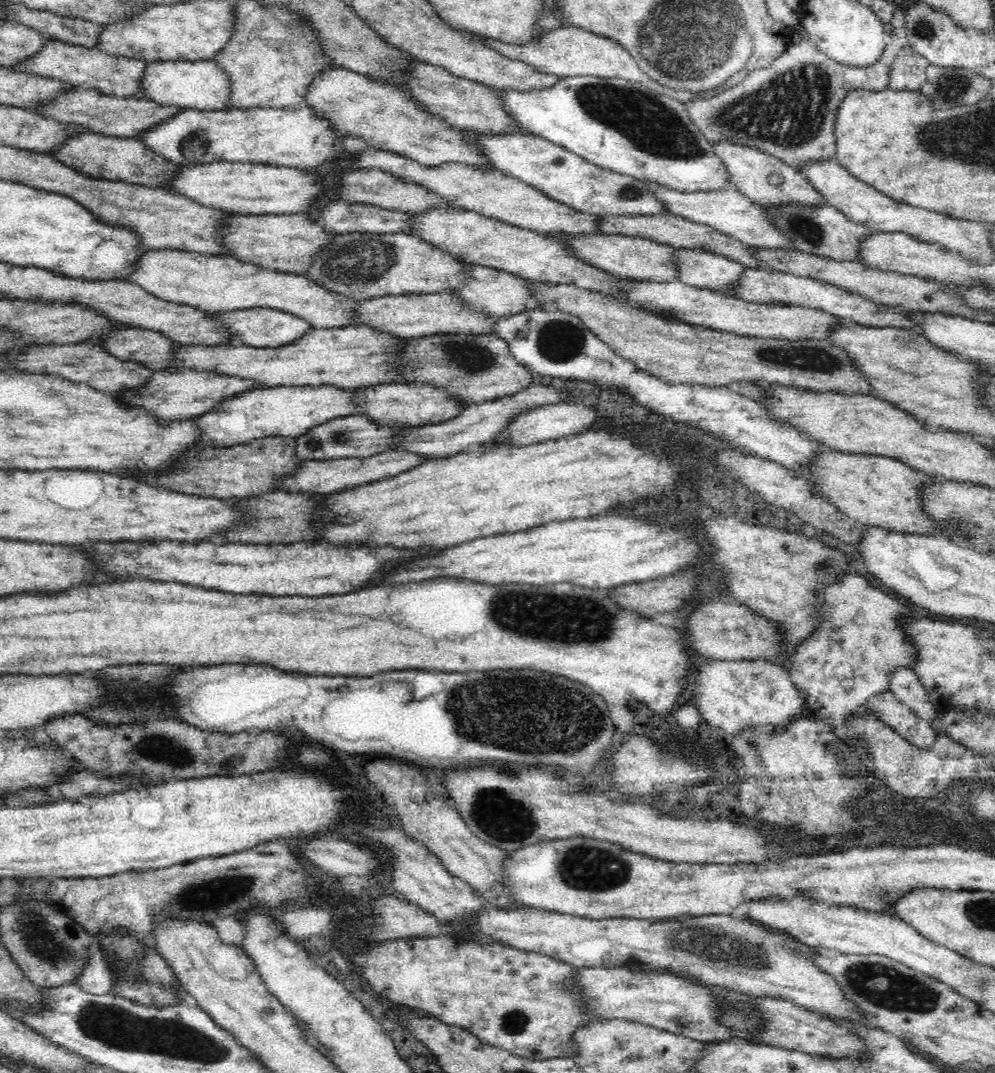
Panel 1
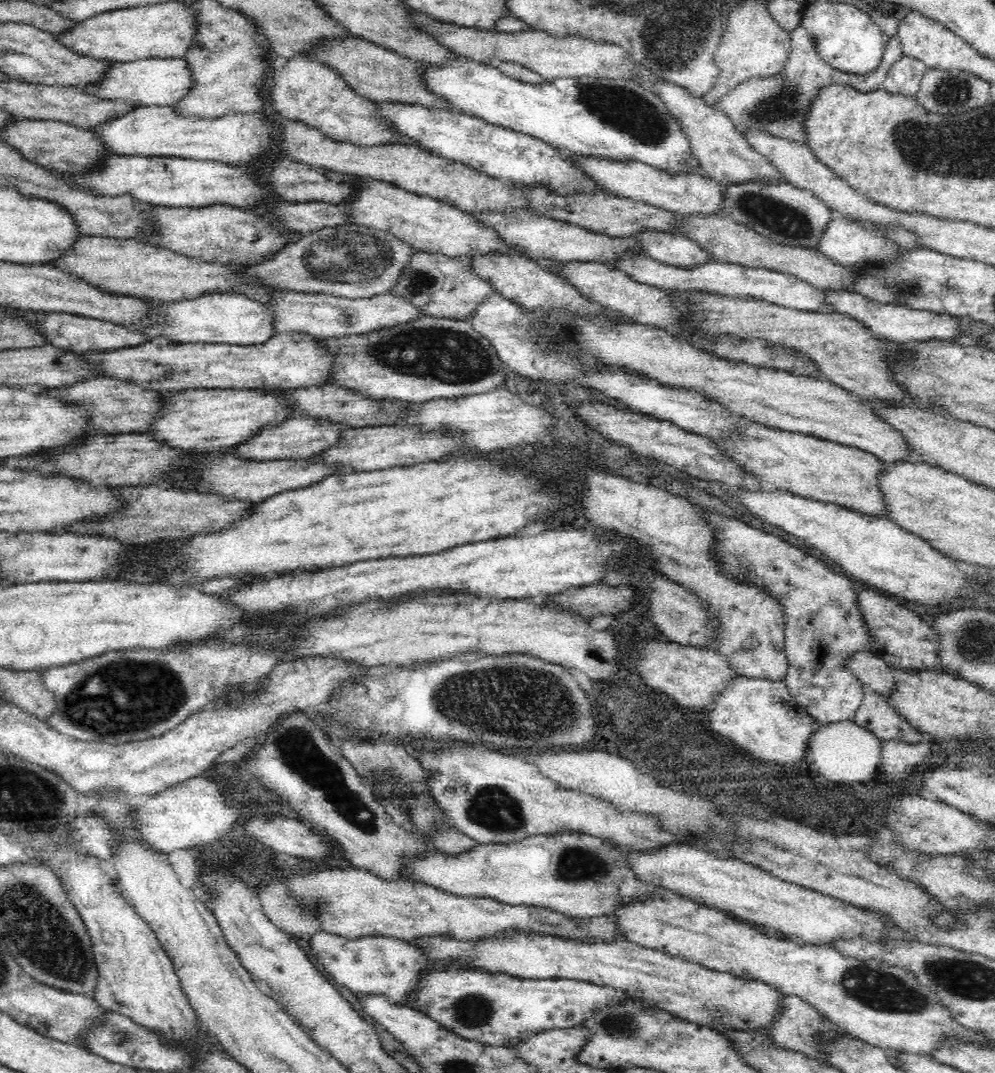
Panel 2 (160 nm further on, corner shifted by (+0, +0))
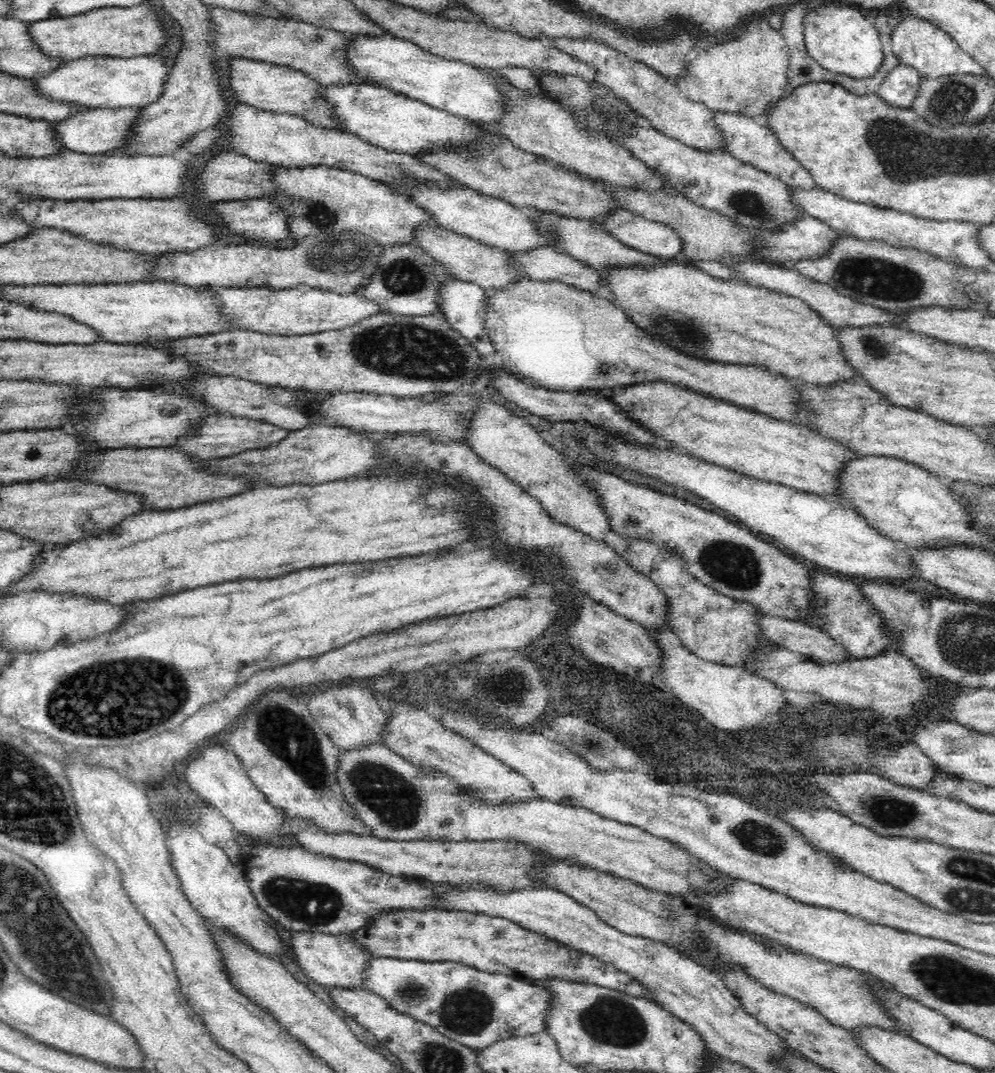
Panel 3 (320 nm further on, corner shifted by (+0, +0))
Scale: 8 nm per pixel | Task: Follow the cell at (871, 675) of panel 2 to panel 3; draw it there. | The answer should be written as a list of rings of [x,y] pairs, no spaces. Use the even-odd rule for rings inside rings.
[[[770,615],[760,620],[760,627],[784,650],[801,654],[814,662],[840,667],[855,658],[846,645],[818,627]]]

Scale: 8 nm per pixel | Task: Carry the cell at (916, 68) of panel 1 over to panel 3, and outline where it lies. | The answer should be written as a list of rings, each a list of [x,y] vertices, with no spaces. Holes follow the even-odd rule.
[[[901,63],[884,78],[877,94],[890,105],[912,107],[922,78],[916,68]]]

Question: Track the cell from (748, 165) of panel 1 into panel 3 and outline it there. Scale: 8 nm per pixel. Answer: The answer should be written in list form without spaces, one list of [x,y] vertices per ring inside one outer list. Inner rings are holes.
[[[546,38],[544,41],[571,54],[571,56],[578,57],[579,60],[592,64],[599,70],[596,82],[609,86],[618,98],[628,101],[643,116],[643,119],[650,123],[652,128],[661,131],[665,136],[679,140],[682,144],[700,152],[707,152],[707,154],[712,154],[712,152],[729,154],[728,141],[726,141],[725,132],[717,124],[715,110],[708,108],[704,103],[683,97],[677,84],[666,81],[651,67],[633,60],[611,46],[591,39],[558,38],[558,40],[548,40]]]

